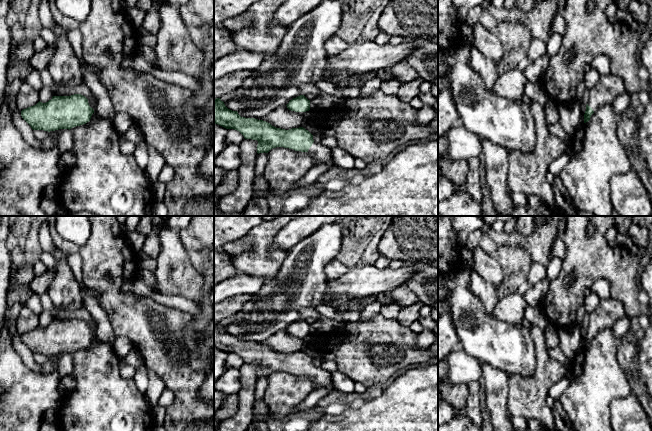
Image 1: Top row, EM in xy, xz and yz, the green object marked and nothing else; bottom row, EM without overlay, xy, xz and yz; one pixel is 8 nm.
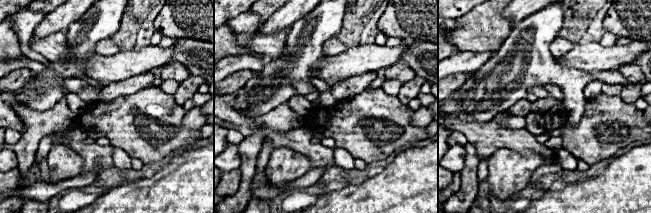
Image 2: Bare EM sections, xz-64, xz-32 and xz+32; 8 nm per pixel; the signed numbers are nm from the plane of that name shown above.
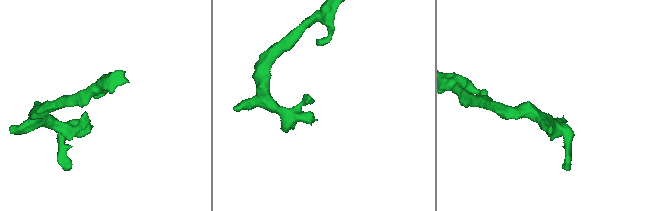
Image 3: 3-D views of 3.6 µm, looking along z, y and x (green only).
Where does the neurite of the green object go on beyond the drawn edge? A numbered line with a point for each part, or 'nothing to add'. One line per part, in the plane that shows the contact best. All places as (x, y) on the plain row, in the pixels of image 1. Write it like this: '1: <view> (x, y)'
1: xz (322, 378)

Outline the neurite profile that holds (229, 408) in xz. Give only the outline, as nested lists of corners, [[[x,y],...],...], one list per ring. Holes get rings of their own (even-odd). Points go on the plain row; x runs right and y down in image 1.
[[[238,394],[226,395],[224,404],[214,414],[214,418],[219,421],[223,421],[234,416],[238,410],[238,404]]]

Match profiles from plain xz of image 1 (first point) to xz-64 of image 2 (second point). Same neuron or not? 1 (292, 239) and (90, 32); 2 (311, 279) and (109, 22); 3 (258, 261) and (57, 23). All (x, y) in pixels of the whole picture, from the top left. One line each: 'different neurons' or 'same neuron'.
1: different neurons
2: same neuron
3: different neurons

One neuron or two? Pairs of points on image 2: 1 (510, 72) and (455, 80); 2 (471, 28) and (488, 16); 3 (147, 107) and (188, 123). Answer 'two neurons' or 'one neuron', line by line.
1: two neurons
2: one neuron
3: two neurons

